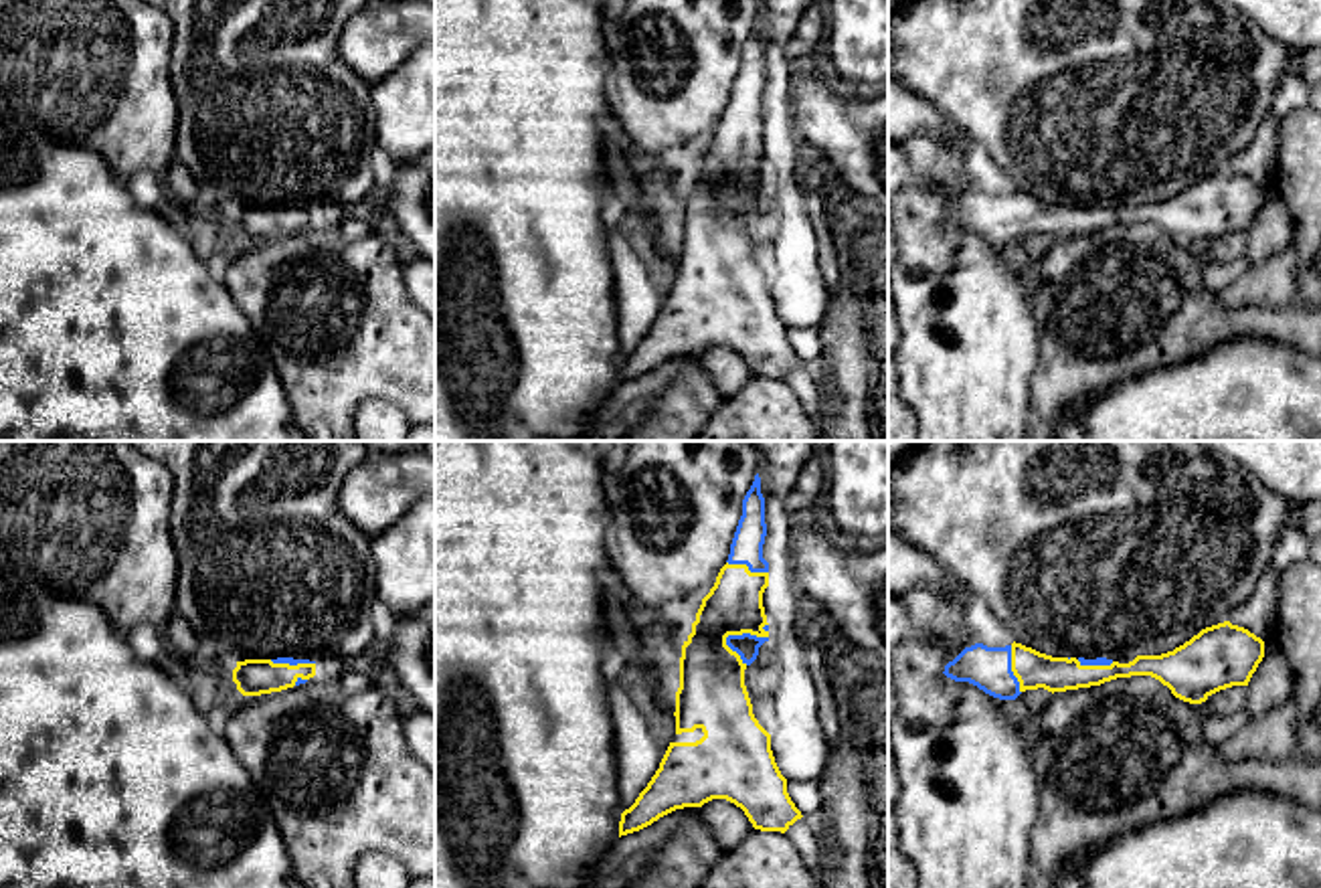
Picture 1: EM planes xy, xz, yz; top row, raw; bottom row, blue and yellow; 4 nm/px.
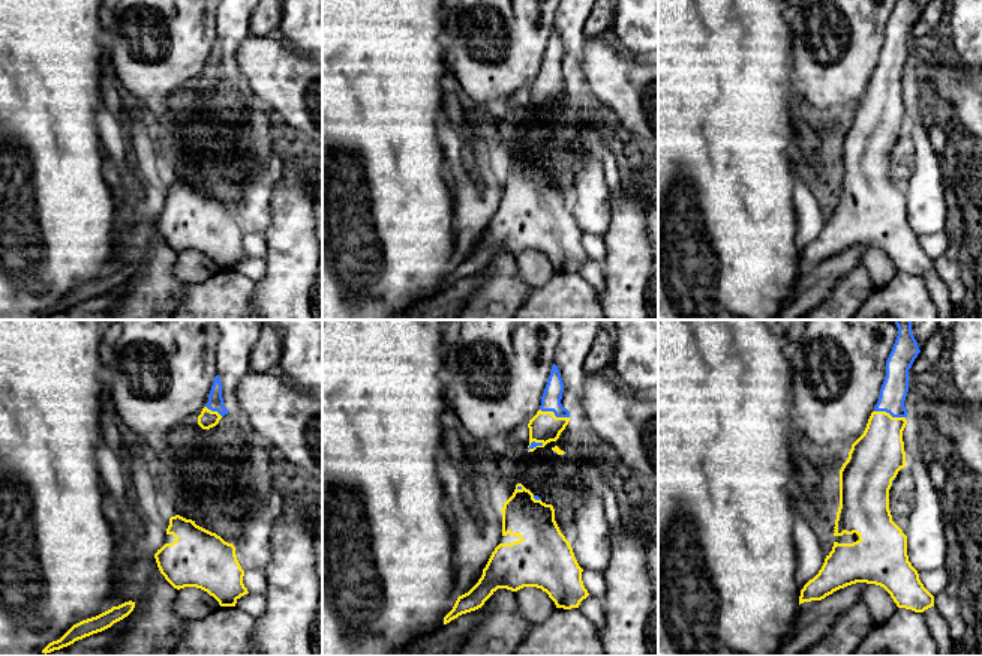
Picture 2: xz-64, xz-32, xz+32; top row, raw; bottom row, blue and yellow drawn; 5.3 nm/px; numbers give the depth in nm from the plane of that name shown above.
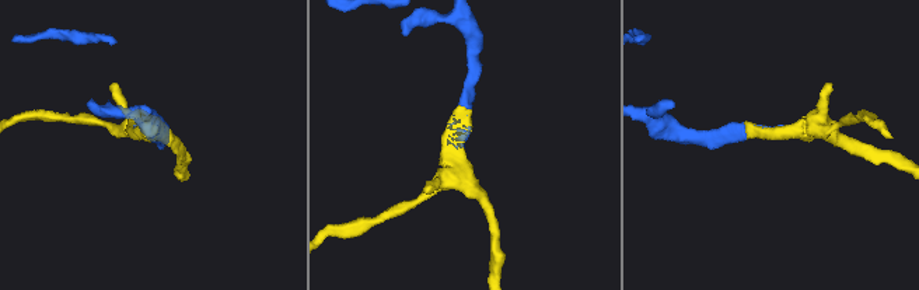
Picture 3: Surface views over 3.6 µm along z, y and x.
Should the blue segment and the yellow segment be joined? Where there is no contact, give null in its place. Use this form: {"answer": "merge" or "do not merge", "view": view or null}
{"answer": "merge", "view": "xz"}

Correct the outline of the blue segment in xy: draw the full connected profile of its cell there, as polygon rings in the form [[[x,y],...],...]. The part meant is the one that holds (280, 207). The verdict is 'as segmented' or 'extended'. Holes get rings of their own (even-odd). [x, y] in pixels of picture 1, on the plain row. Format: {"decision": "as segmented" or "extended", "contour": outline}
{"decision": "extended", "contour": [[[277,204],[237,208],[233,229],[243,243],[261,243],[305,231],[316,223],[316,208]]]}

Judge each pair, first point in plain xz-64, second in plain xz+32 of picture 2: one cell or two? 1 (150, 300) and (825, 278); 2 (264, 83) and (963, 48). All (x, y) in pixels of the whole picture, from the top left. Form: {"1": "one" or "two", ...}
{"1": "two", "2": "two"}

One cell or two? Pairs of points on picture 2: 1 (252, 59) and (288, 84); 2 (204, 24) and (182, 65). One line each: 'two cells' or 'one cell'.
1: one cell
2: one cell

